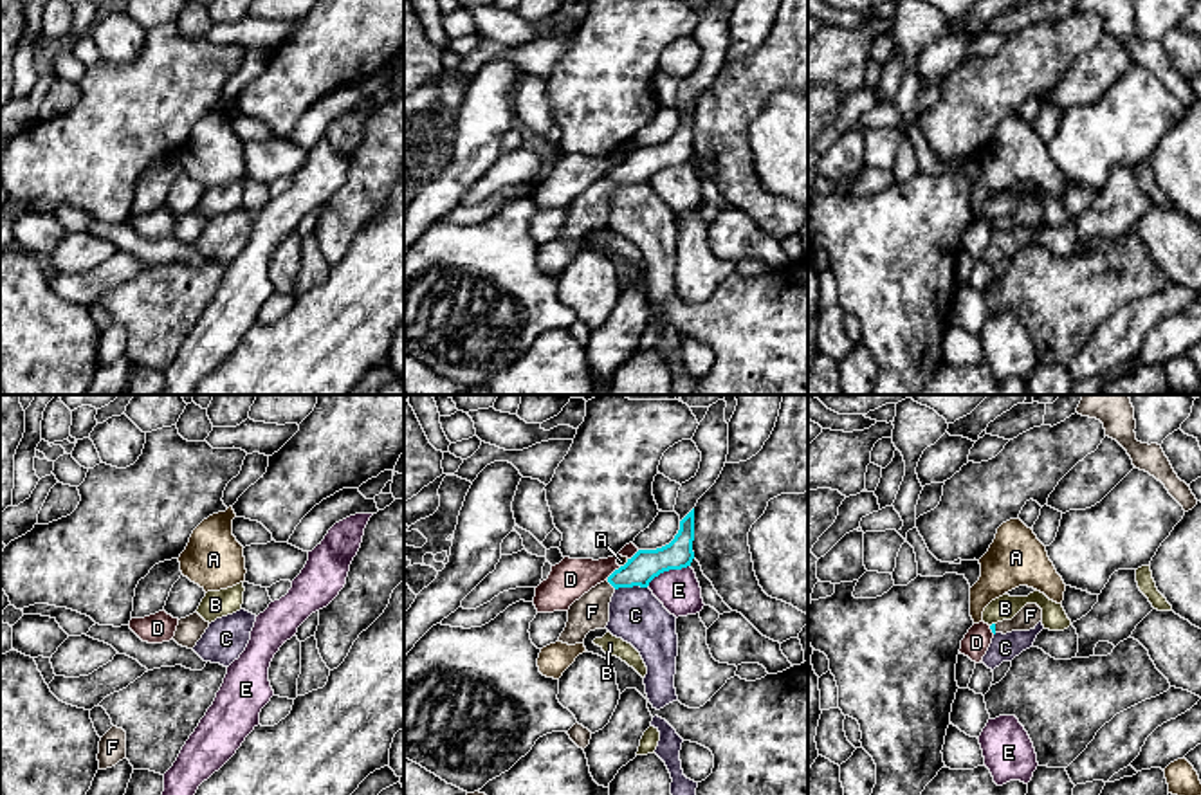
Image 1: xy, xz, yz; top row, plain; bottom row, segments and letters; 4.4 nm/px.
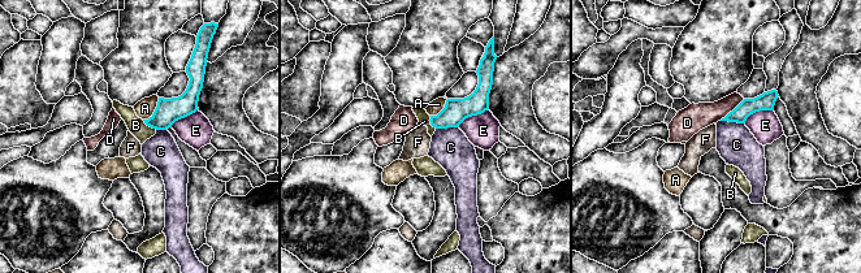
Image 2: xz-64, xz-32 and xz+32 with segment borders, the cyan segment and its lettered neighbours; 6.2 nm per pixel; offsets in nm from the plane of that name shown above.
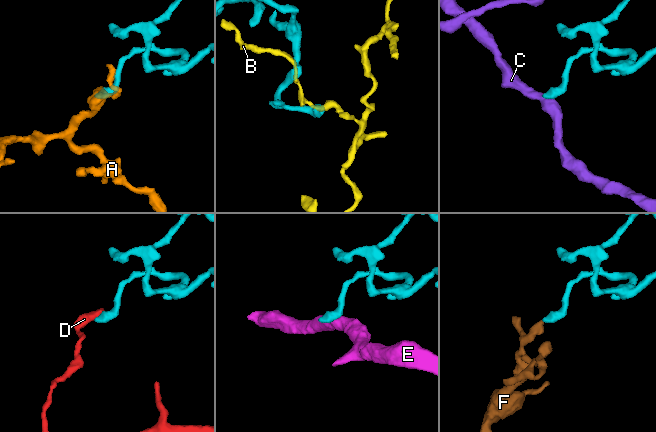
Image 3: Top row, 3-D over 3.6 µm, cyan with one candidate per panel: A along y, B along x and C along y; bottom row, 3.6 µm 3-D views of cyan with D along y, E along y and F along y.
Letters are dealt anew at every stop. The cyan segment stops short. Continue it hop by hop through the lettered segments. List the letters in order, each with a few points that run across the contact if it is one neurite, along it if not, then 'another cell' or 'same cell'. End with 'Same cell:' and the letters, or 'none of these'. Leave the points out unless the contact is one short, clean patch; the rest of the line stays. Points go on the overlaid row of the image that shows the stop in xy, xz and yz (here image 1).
A: line xz (628, 559), (621, 566); another cell
B: line yz (994, 622), (990, 626); another cell
C: line xz (646, 586), (619, 586), (615, 590); another cell
D: line xz (621, 566), (606, 579); another cell
E: line xz (689, 565), (678, 570), (664, 570), (646, 586); another cell
F: line xz (646, 565), (612, 584), (597, 599), (592, 612); same cell
Same cell: F

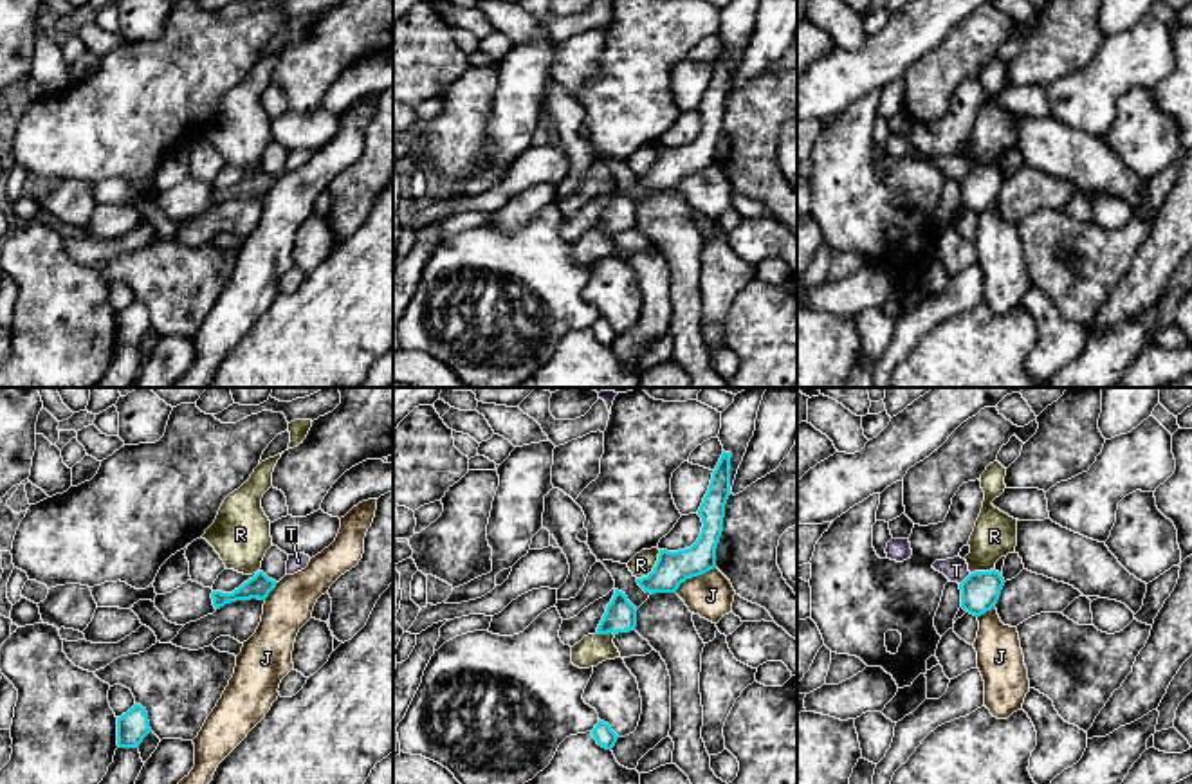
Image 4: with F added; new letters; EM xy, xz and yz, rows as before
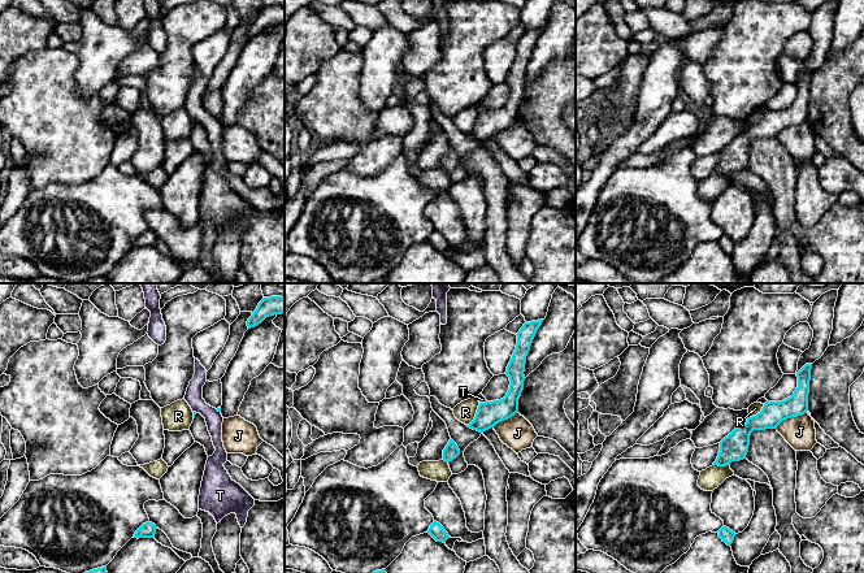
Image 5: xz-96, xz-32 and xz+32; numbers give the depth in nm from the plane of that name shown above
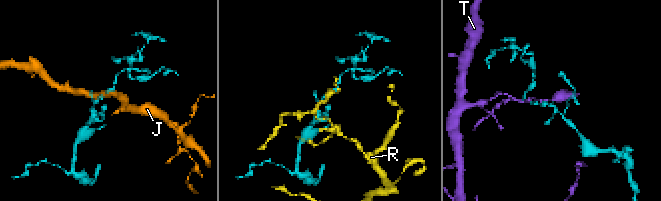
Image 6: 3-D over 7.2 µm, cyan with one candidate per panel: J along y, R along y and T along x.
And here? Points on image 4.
J: line xz (715, 566), (687, 577), (675, 592); another cell
R: another cell
T: line yz (971, 574), (960, 584); another cell
Same cell: none of these

